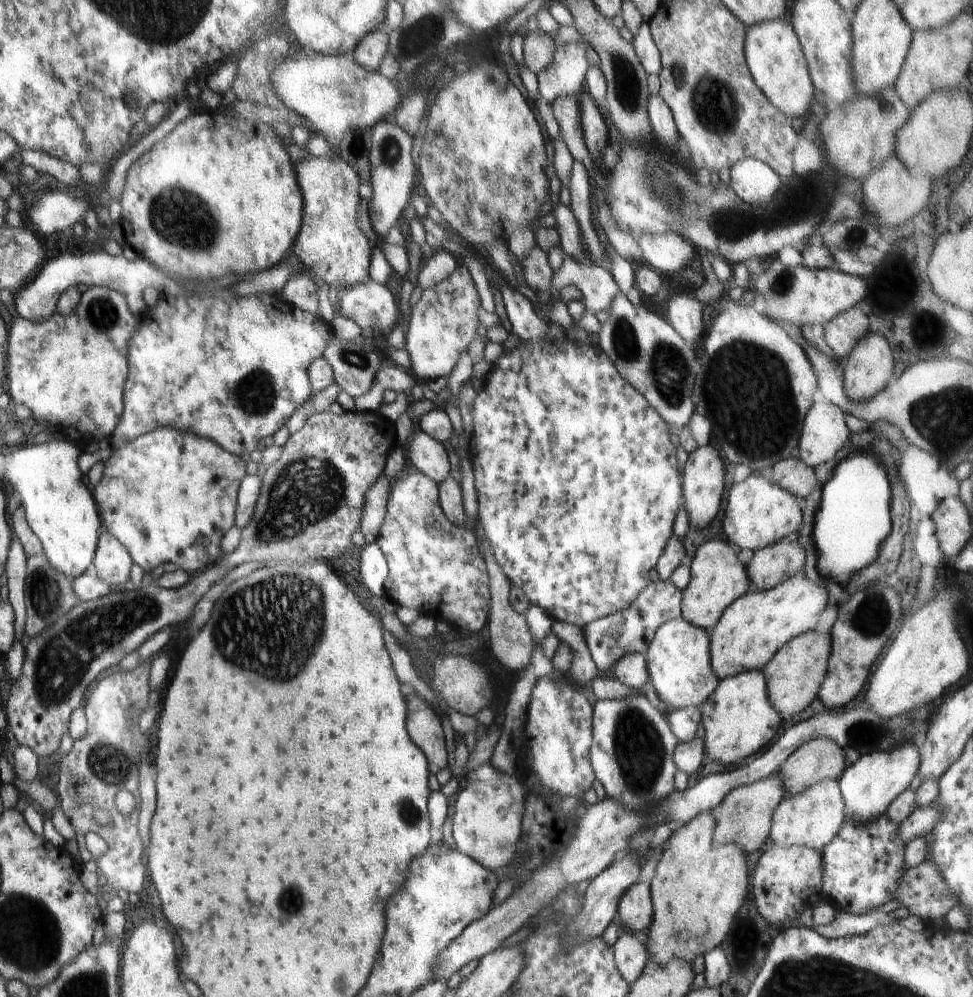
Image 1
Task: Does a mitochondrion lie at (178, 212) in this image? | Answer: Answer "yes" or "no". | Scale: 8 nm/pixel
yes

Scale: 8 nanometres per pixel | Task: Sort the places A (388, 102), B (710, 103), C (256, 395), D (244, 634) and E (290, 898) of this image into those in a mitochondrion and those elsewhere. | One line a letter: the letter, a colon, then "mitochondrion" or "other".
A: other
B: mitochondrion
C: mitochondrion
D: mitochondrion
E: mitochondrion

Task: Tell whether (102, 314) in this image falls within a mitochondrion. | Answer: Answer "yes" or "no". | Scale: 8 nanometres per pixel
yes

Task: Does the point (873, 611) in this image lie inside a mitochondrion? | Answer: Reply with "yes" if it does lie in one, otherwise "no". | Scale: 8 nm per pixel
yes

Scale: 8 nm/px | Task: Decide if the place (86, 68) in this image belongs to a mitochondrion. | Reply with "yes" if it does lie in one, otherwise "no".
no

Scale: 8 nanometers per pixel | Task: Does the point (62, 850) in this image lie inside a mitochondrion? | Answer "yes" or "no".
no

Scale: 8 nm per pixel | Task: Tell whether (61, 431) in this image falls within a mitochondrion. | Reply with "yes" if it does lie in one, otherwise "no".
no

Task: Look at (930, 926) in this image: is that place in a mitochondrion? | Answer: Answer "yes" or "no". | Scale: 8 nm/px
no

